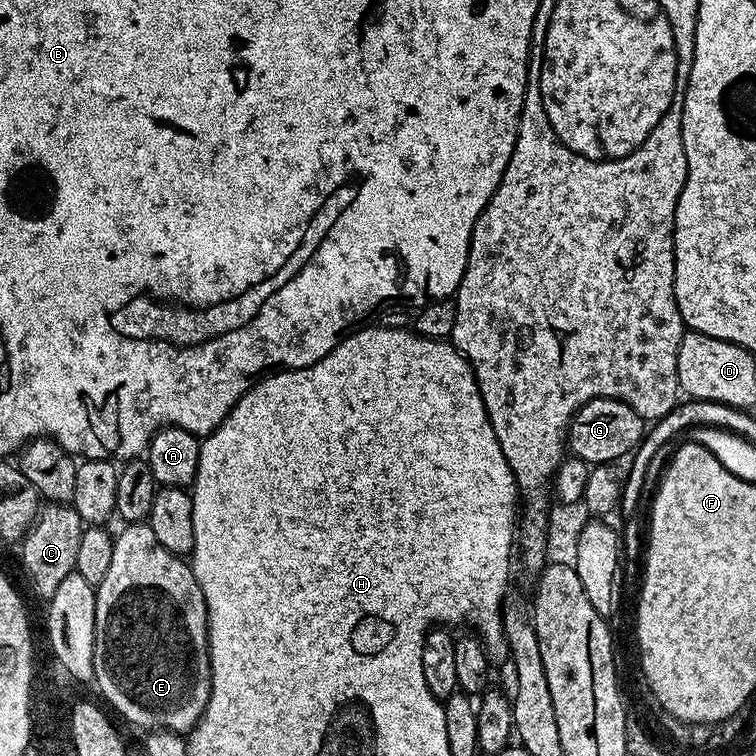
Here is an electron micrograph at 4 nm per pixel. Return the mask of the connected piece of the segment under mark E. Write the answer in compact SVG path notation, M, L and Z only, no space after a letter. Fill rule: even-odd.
M141 522L139 524L124 524L121 527L121 532L118 531L114 536L114 555L112 561L110 561L110 571L106 573L106 578L102 578L102 582L95 585L96 589L96 609L94 610L94 674L92 680L94 684L100 687L102 695L108 699L107 707L111 709L113 713L117 712L124 720L129 720L132 724L137 724L138 727L144 728L143 730L163 730L165 732L175 732L177 734L187 734L195 728L196 723L200 721L200 716L204 712L204 707L210 696L210 690L212 689L212 675L210 674L210 662L208 661L208 611L206 610L206 604L202 598L202 588L198 586L198 578L194 578L192 573L192 565L183 555L166 550L166 546L162 546L162 542L158 542L158 538L154 535L154 530L150 530L150 526L147 522Z

